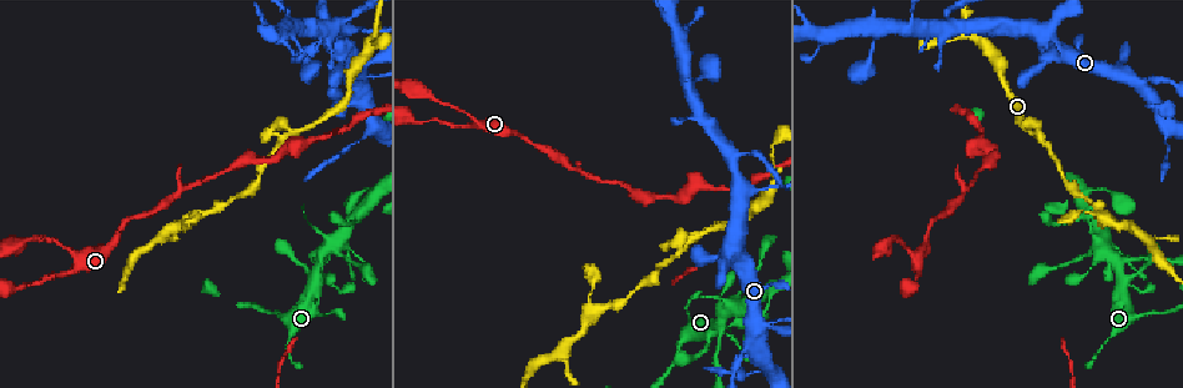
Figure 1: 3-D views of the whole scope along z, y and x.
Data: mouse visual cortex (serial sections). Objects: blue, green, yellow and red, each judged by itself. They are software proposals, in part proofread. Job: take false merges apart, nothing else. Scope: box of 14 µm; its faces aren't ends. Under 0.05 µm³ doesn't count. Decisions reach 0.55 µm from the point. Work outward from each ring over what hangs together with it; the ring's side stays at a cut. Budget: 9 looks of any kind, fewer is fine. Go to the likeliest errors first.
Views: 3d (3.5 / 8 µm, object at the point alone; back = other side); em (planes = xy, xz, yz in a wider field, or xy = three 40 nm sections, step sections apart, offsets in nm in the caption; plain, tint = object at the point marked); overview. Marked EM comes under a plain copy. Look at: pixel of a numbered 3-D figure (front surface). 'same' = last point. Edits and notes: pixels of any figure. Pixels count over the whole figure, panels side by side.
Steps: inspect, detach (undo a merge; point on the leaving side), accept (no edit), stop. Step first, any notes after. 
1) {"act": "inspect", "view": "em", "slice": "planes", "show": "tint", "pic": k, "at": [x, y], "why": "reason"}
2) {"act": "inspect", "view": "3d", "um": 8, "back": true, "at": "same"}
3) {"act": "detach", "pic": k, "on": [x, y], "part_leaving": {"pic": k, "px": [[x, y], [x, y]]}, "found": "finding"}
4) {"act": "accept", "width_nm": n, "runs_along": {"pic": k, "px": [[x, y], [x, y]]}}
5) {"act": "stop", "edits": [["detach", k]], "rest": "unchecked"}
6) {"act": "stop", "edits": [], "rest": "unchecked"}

{"act": "inspect", "view": "3d", "um": 3.5, "pic": 1, "at": [1031, 133], "why": "three-way junction"}

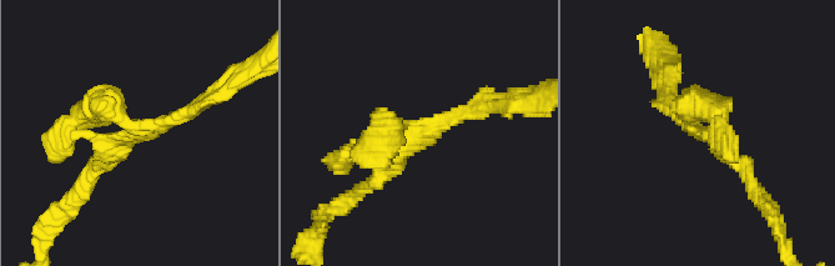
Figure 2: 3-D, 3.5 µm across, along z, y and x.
{"act": "inspect", "view": "em", "slice": "planes", "show": "tint", "pic": 2, "at": [145, 131], "arms": 3, "arm_widths_nm": [200, 200, 400]}

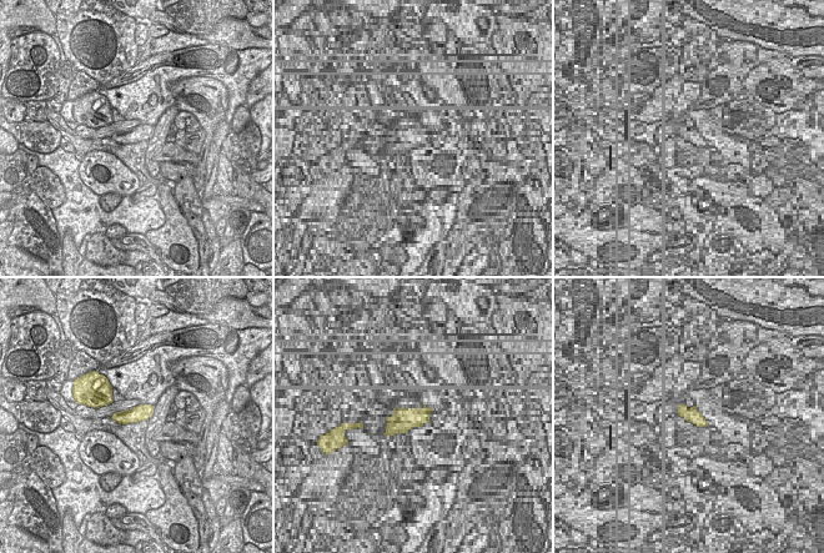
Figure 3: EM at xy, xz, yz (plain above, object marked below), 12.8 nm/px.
{"act": "accept", "found": "one cell here"}

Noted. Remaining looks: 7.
{"act": "inspect", "view": "3d", "um": 8, "pic": 1, "at": [280, 318], "why": "thick turns thin"}

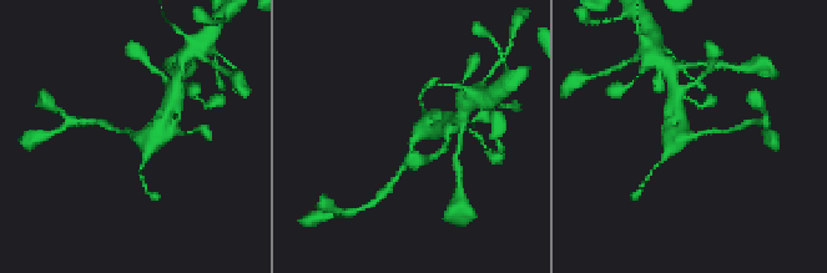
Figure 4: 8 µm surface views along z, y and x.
{"act": "inspect", "view": "em", "slice": "xy", "step": 3, "show": "tint", "pic": 4, "at": [696, 137], "arm_widths_nm": [150, 600], "why": "now the EM"}

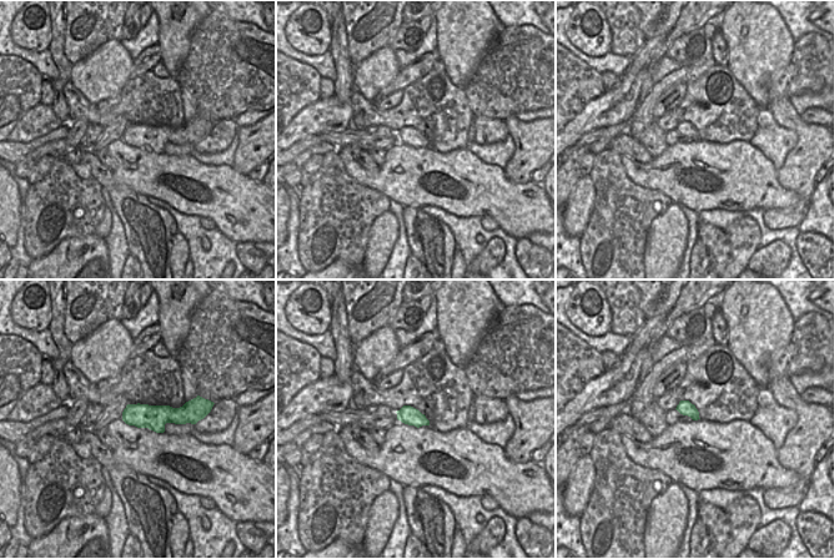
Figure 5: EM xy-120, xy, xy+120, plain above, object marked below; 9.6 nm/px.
{"act": "accept", "runs_along": {"pic": 5, "px": [[189, 412], [184, 414], [125, 417]]}, "found": "continuous, no second cell"}

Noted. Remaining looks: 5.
{"act": "inspect", "view": "3d", "um": 8, "back": true, "pic": 1, "at": [316, 281], "why": "thin arm on a thick one"}

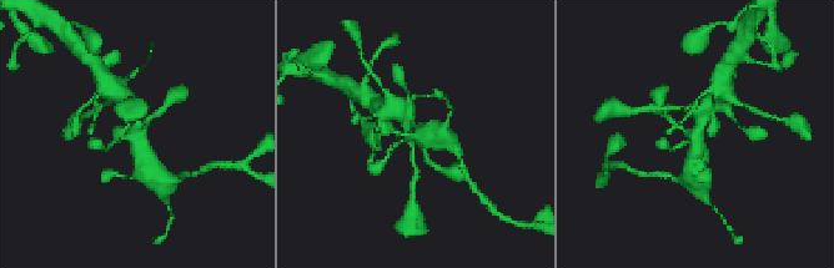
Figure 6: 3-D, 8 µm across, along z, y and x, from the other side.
{"act": "inspect", "view": "em", "slice": "xy", "step": 2, "show": "tint", "pic": 6, "at": [696, 137], "arms": 4, "arm_widths_nm": [150, 150, 300, 450]}

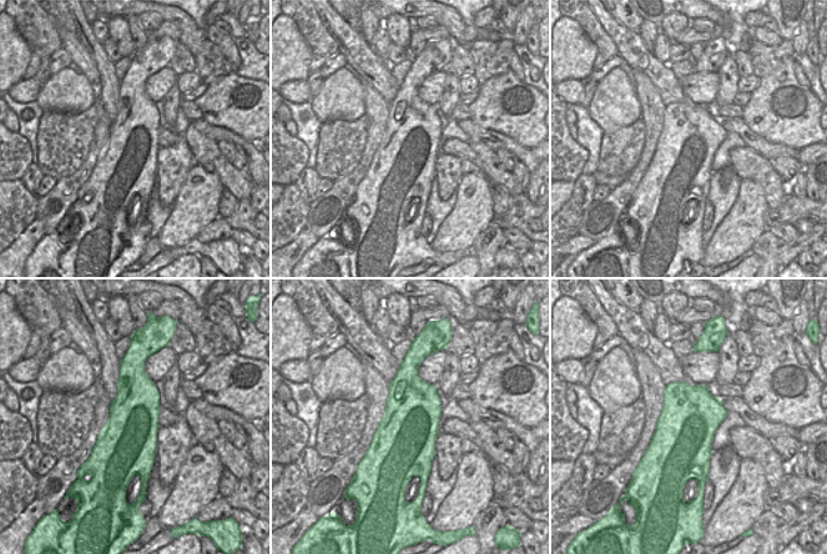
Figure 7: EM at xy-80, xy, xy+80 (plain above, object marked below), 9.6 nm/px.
{"act": "accept", "width_nm": 600, "runs_along": {"pic": 6, "px": [[147, 168], [127, 104]]}, "found": "all the same cell"}

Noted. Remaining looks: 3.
{"act": "inspect", "view": "3d", "um": 3.5, "pic": 1, "at": [355, 219], "why": "small branch off a trunk"}

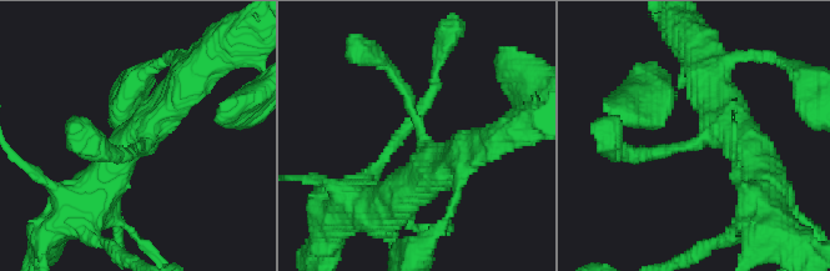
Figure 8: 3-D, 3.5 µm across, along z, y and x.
{"act": "inspect", "view": "em", "slice": "xy", "step": 1, "show": "tint", "pic": 8, "at": [700, 142], "arms": 3, "arm_widths_nm": [150, 400, 450]}

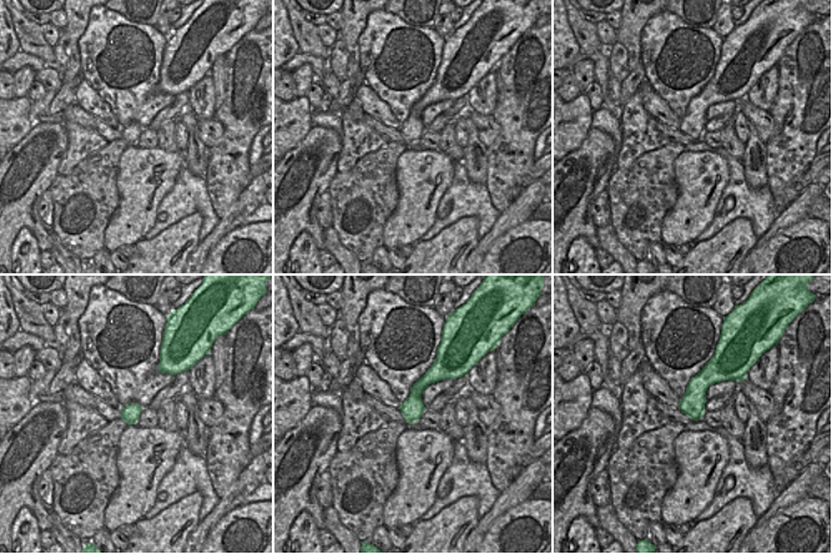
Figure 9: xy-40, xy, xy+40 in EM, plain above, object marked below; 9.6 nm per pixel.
{"act": "accept", "runs_along": {"pic": 9, "px": [[440, 368], [416, 391], [409, 419]]}, "found": "continuous, no second cell"}

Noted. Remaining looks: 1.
{"act": "stop", "edits": [], "rest": "unchecked"}

